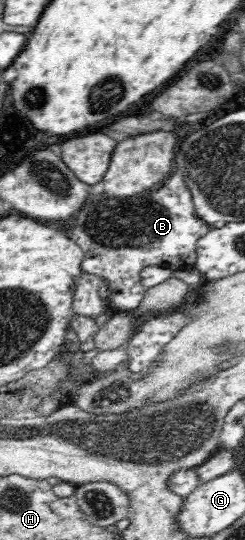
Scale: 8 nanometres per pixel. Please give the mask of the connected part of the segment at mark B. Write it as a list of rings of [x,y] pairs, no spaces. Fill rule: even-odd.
[[[171,176],[159,190],[145,190],[133,198],[92,197],[72,218],[69,221],[71,232],[67,232],[67,236],[83,249],[82,272],[109,282],[113,311],[129,311],[141,304],[146,288],[142,285],[140,274],[147,266],[165,266],[172,271],[195,268],[197,241],[211,229],[203,219],[195,216],[191,192],[181,176]]]

